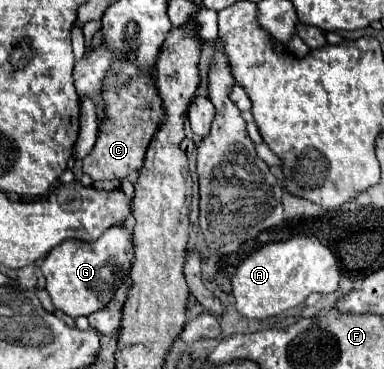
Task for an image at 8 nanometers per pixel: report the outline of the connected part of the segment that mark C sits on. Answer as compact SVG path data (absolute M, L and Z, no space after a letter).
M116 61L114 71L110 73L108 81L104 81L104 101L106 101L106 121L100 125L98 141L92 153L82 161L82 171L92 177L94 181L102 179L126 179L132 171L138 171L144 163L146 147L156 133L164 111L162 99L158 97L154 79L140 75L134 65Z

